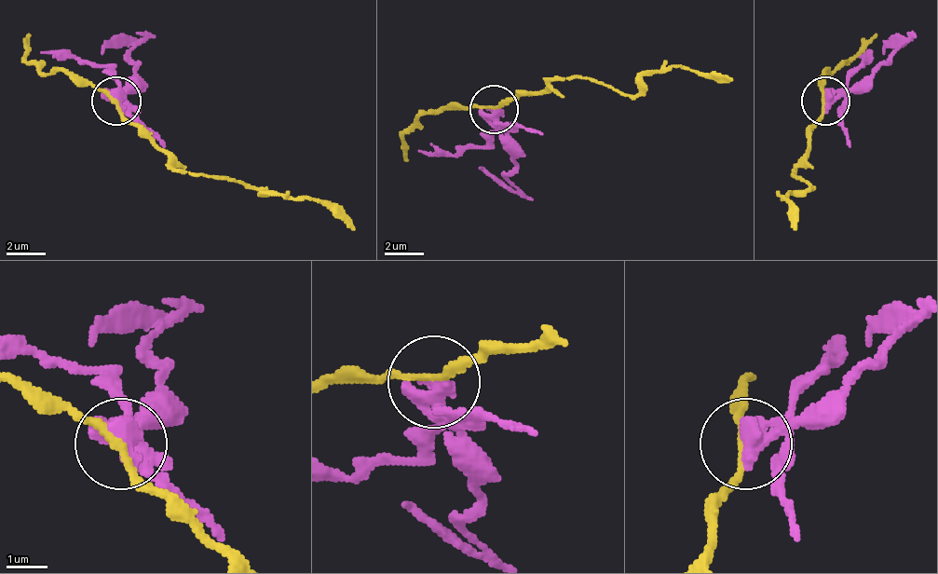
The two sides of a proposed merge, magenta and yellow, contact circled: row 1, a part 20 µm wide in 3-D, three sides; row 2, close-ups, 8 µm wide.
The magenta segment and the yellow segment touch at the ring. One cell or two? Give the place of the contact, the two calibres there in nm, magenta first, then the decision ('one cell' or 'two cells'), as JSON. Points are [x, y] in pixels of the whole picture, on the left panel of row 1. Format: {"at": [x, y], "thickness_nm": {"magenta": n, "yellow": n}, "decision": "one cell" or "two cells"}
{"at": [115, 101], "thickness_nm": {"magenta": 600, "yellow": 140}, "decision": "two cells"}

